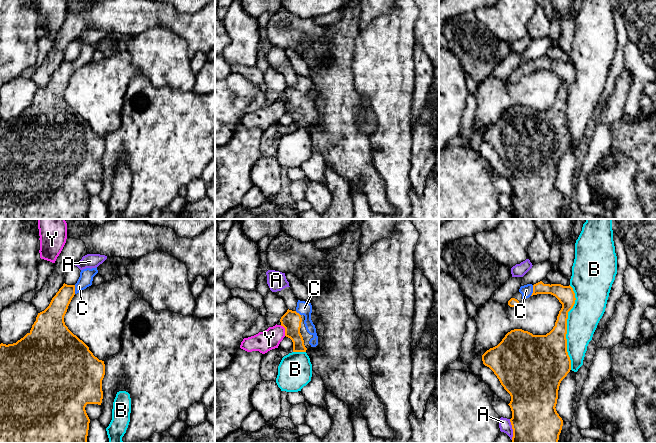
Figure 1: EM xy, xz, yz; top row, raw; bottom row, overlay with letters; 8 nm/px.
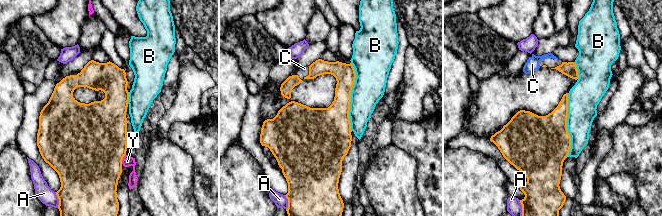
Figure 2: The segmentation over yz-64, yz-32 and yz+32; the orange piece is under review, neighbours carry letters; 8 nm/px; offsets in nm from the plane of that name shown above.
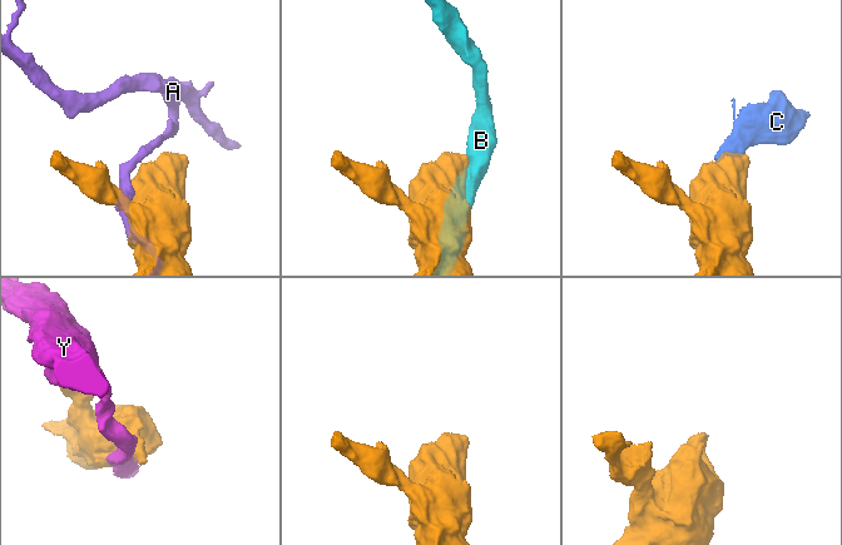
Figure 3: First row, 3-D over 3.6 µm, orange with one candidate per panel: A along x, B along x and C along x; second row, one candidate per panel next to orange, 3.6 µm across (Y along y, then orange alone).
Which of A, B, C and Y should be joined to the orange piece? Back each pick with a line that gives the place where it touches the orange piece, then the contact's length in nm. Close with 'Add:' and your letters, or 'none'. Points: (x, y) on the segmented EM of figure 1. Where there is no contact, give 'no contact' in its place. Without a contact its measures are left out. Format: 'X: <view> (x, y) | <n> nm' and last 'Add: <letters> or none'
C: yz (533, 290) | 90 nm
Add: C

